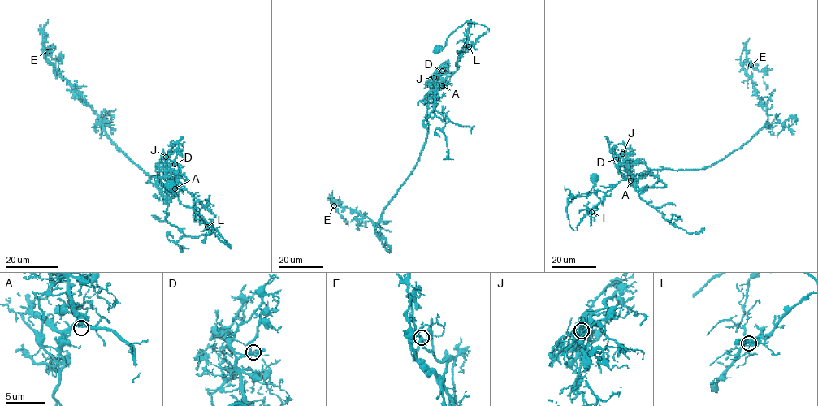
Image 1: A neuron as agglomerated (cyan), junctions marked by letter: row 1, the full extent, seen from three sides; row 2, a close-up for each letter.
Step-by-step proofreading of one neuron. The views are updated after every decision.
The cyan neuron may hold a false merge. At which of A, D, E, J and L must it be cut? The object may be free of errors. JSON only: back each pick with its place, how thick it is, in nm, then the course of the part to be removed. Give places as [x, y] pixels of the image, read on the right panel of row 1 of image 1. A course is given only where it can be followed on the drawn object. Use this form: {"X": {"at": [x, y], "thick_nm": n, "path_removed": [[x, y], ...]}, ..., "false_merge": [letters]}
{"J": {"at": [622, 153], "thick_nm": 280, "path_removed": [[622, 153], [625, 169], [633, 178], [641, 198], [665, 219], [688, 233], [698, 233], [704, 227]]}, "false_merge": ["J"]}

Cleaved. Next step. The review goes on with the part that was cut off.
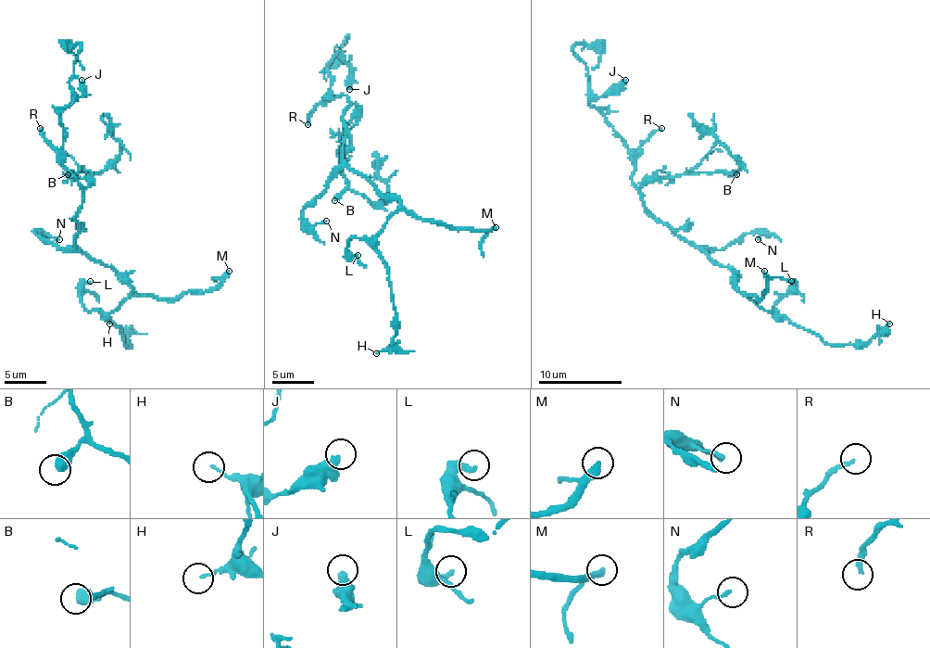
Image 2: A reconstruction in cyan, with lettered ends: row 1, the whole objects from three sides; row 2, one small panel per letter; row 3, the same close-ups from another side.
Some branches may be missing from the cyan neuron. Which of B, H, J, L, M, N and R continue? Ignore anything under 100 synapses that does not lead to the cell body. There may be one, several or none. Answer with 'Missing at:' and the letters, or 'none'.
Missing at: M

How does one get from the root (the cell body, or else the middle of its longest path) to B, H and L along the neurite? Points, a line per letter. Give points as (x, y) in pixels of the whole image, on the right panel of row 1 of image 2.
B: (678, 237), (645, 206), (640, 187), (655, 179), (670, 179), (678, 174), (736, 174)
H: (678, 237), (726, 267), (733, 284), (760, 307), (814, 332), (829, 344), (866, 344), (889, 324)
L: (678, 237), (699, 246), (726, 267), (733, 273), (733, 284), (772, 315), (774, 304), (793, 285), (791, 281)

